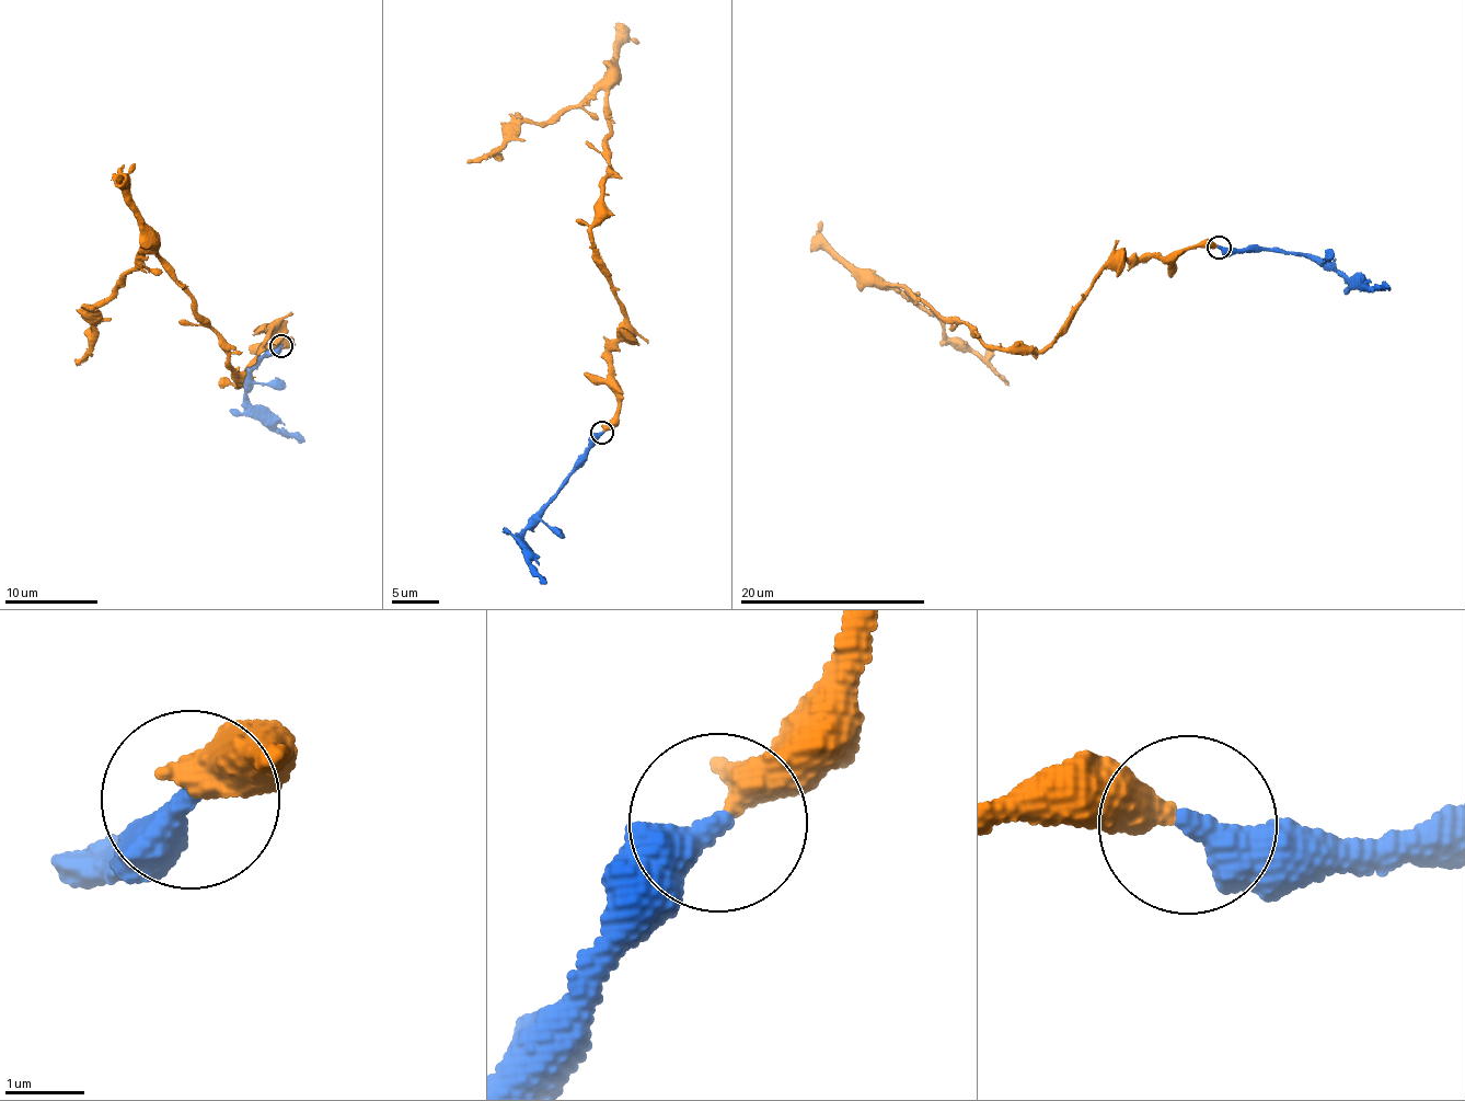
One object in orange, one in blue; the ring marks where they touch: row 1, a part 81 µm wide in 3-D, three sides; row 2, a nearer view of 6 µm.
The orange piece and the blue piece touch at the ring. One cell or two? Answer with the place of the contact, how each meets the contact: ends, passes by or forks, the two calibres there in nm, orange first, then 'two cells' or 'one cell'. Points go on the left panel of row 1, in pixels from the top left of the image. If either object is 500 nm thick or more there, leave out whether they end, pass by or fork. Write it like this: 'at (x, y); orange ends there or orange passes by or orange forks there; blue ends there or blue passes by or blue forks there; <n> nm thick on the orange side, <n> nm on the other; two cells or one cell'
at (281, 346); orange ends there; blue ends there; 480 nm thick on the orange side, 400 nm on the other; one cell

